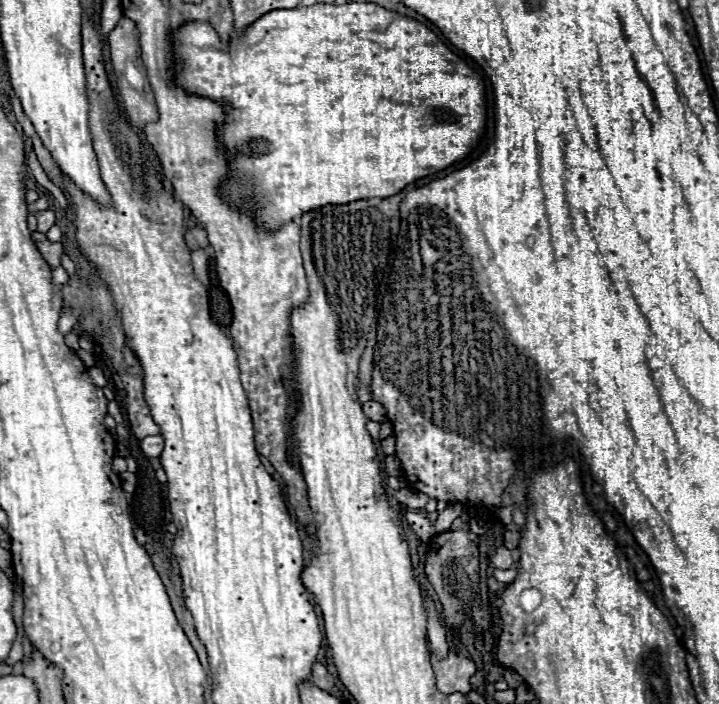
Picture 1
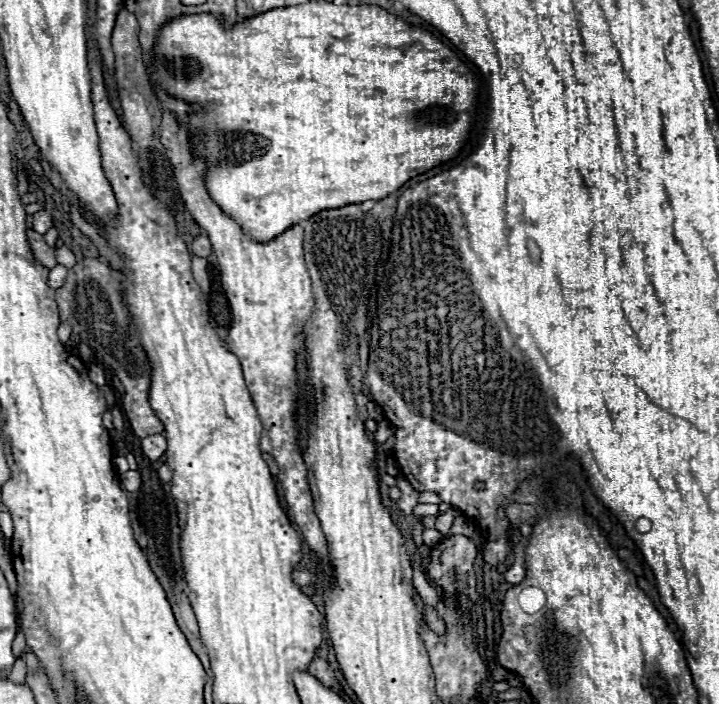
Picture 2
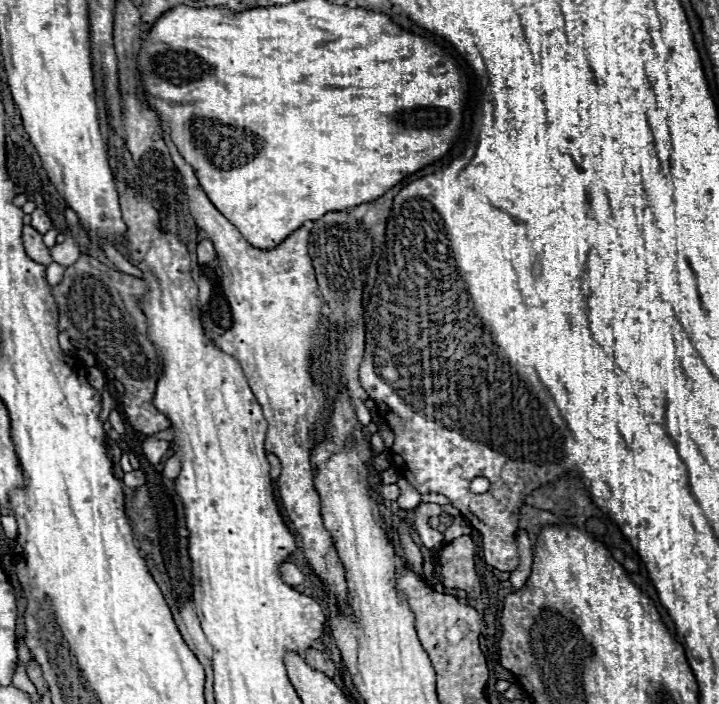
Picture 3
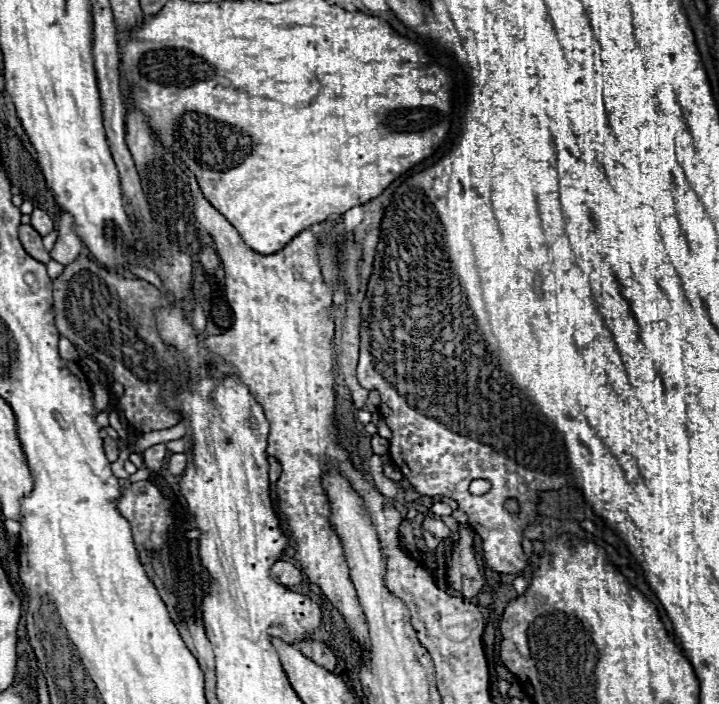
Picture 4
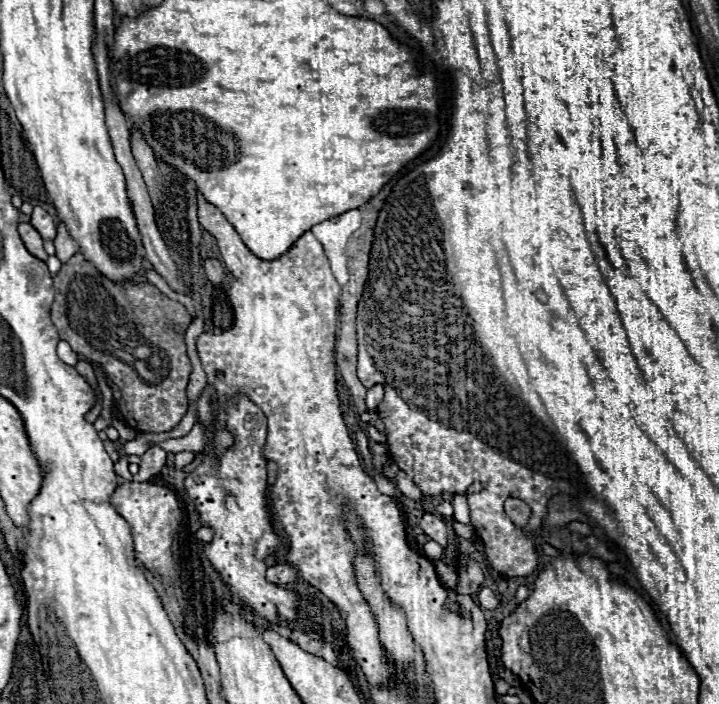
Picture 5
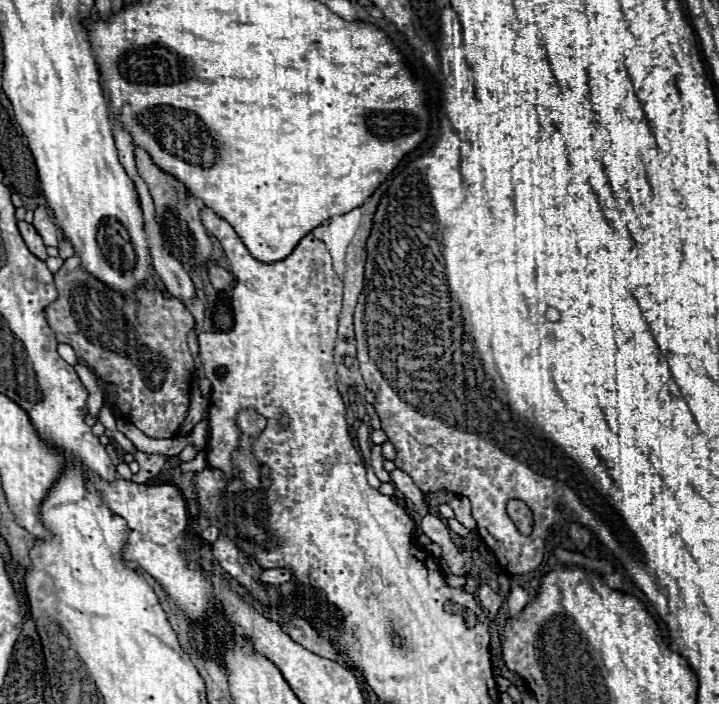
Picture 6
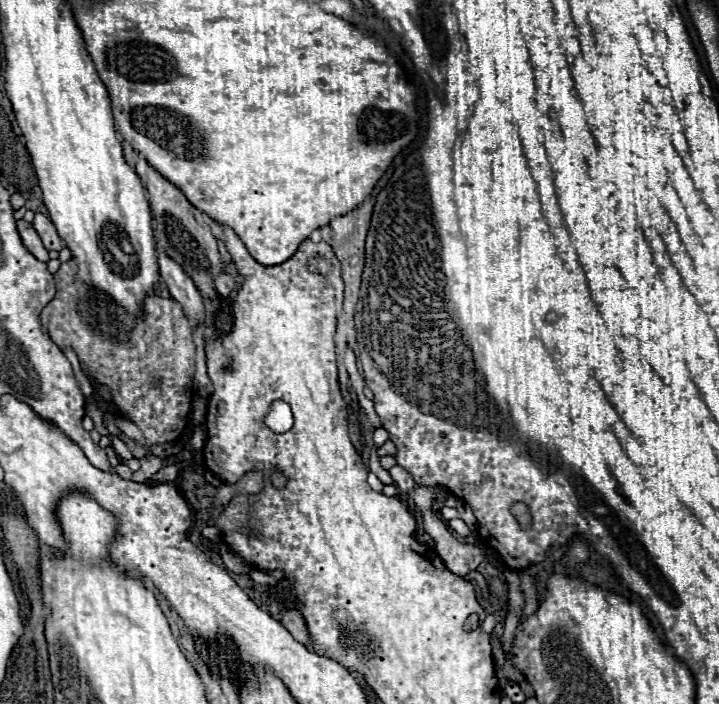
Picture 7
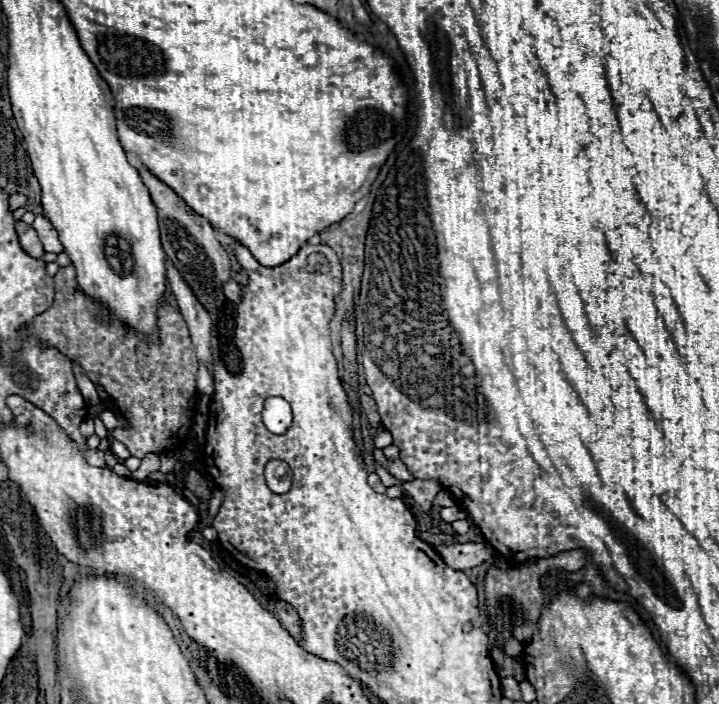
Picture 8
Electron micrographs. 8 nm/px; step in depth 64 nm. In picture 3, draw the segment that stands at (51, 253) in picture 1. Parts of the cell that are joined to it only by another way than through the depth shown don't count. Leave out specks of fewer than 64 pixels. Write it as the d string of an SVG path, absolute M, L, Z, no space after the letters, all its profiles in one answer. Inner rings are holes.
M24 226L24 230L22 230L22 242L24 242L24 248L26 248L28 256L34 262L40 262L44 266L48 266L52 262L50 250L42 242L42 234L36 232L32 226Z

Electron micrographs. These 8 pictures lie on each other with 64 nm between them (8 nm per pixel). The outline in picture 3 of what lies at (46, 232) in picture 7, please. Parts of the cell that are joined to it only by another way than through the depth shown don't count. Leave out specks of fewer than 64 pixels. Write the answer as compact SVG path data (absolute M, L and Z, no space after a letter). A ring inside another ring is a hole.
M34 210L32 212L32 228L36 228L40 234L46 234L50 228L52 228L52 222L50 222L50 218L46 216L46 212L44 210Z

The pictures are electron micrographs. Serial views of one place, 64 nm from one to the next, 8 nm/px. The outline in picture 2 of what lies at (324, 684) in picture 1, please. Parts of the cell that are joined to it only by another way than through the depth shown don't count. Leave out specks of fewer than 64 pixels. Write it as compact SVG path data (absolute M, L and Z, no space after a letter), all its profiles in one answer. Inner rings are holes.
M314 656L312 662L308 664L308 672L316 678L320 678L320 682L324 682L326 686L332 686L334 684L334 670L330 668L330 662L324 660L324 658L318 658Z

